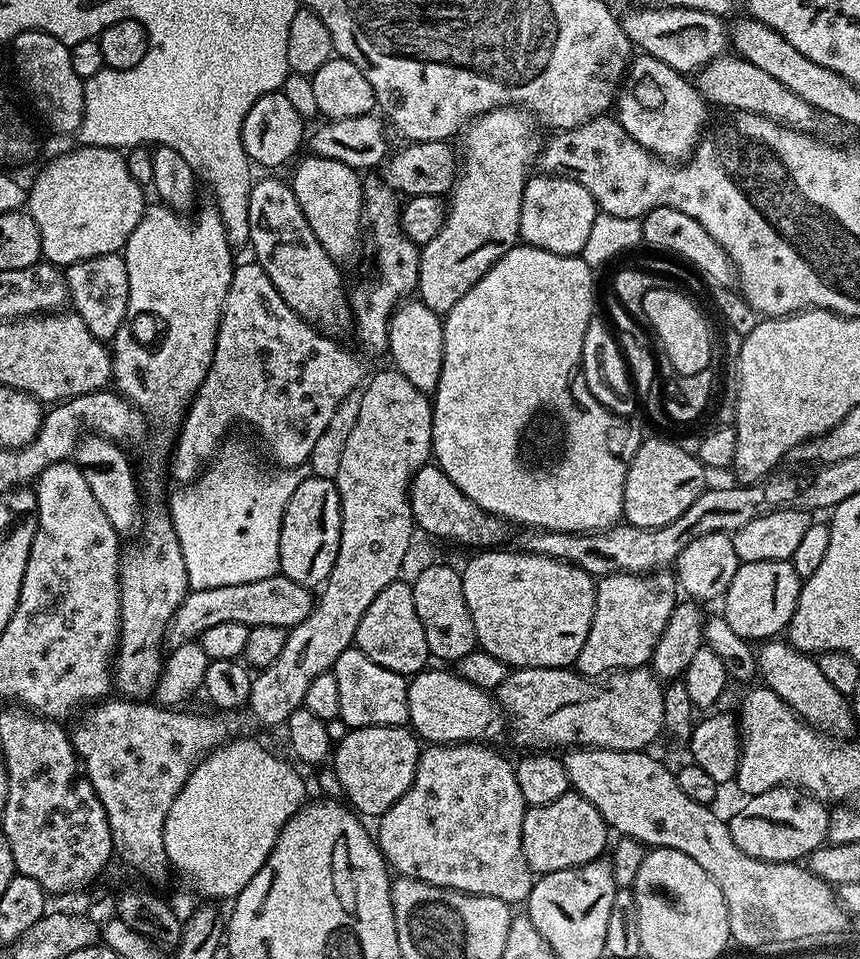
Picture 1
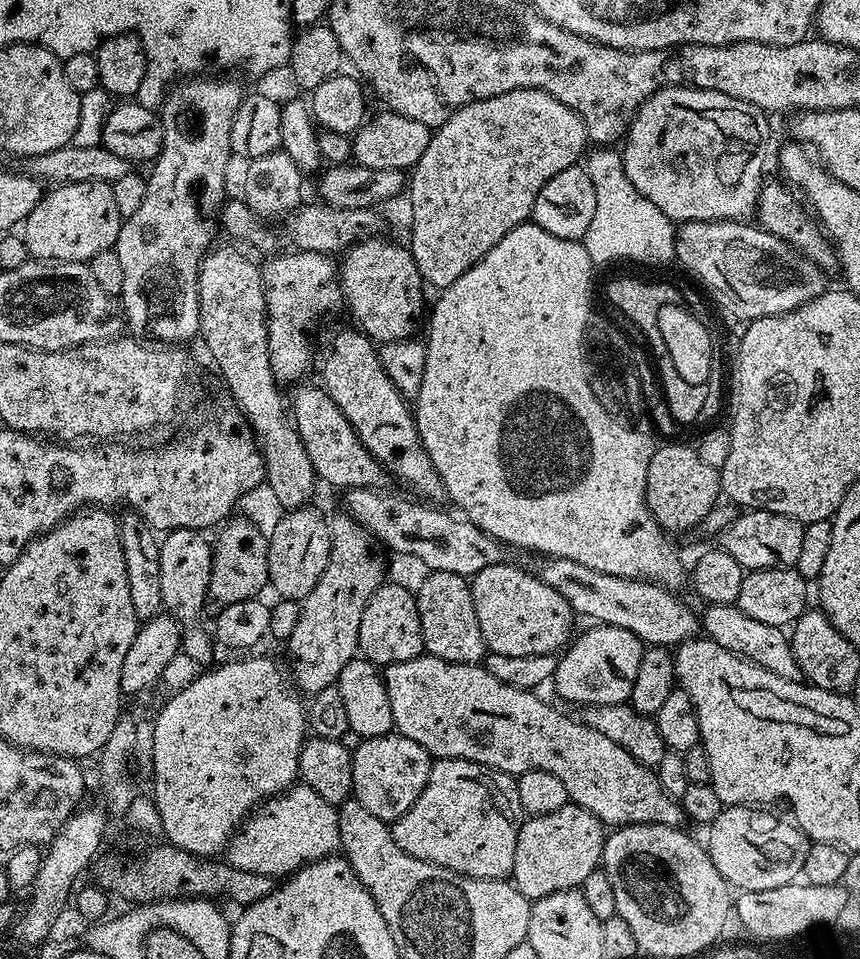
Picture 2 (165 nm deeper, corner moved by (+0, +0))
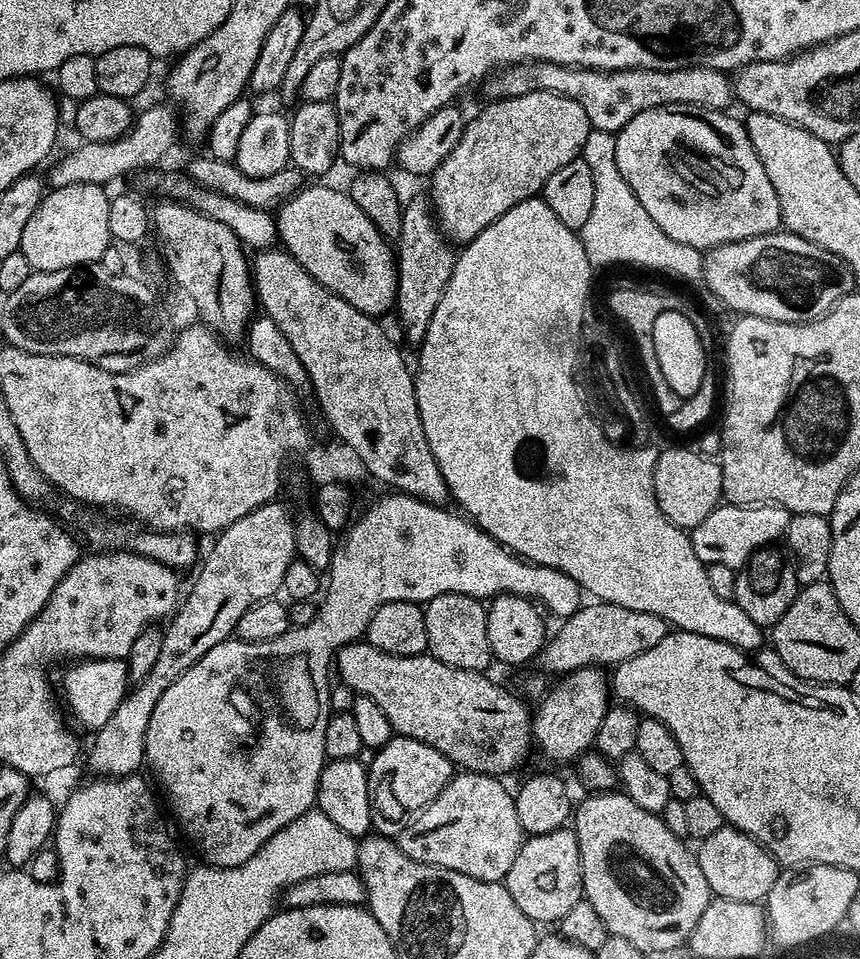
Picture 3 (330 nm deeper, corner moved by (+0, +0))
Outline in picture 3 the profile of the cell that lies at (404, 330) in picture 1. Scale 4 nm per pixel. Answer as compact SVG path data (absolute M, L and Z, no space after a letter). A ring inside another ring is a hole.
M324 182L309 183L312 184L309 188L307 188L307 186L301 187L299 190L293 192L292 195L280 205L274 216L279 243L283 245L286 251L289 252L323 288L329 288L335 296L342 297L346 302L350 302L350 306L362 310L368 316L373 318L383 317L383 312L386 311L388 307L391 309L396 303L396 257L394 255L393 245L388 245L391 243L377 230L374 226L374 222L370 222L370 218L366 218L366 214L362 214L362 210L359 206L348 197L347 191L340 189L339 192L336 188L327 188L326 185L320 183Z

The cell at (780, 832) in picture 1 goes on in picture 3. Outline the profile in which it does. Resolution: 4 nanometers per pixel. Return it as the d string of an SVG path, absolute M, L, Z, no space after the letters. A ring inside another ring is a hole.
M731 826L719 828L710 838L699 841L695 853L713 897L730 898L730 902L763 901L778 875L775 858L757 840Z

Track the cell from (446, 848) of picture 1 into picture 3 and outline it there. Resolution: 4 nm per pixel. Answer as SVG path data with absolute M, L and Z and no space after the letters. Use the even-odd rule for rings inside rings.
M457 771L442 790L442 794L438 794L434 802L416 813L414 819L405 824L404 829L398 833L400 849L410 858L414 858L414 862L433 864L486 882L503 881L510 866L514 866L514 858L518 858L520 845L526 839L522 826L518 826L516 797L510 788L508 792L504 783L503 779L487 776L485 772Z

